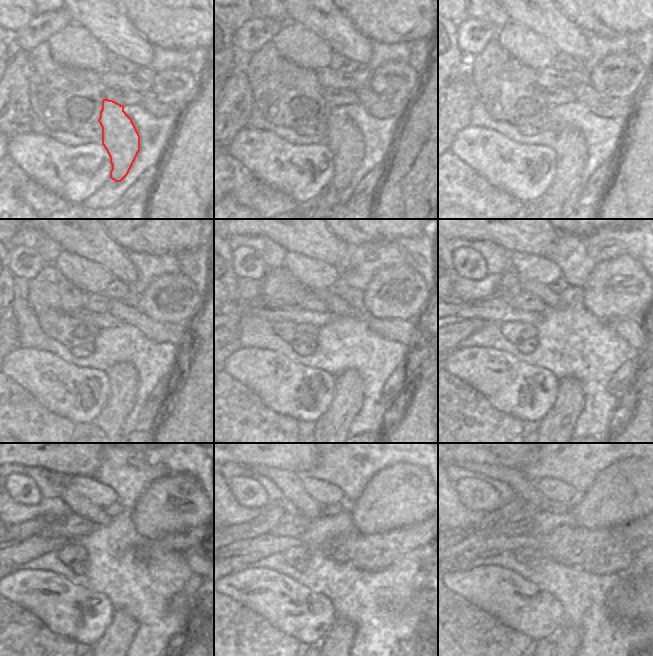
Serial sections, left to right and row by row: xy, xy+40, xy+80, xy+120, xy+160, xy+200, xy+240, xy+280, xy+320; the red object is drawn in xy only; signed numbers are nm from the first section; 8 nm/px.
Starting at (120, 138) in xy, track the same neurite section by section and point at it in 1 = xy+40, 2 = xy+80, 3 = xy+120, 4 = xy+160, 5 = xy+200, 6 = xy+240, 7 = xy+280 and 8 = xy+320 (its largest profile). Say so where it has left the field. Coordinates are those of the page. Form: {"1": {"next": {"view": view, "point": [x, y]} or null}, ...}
{"1": {"next": {"view": "xy+40", "point": [345, 141]}}, "2": {"next": {"view": "xy+80", "point": [570, 147]}}, "3": {"next": {"view": "xy+120", "point": [122, 377]}}, "4": {"next": {"view": "xy+160", "point": [349, 388]}}, "5": {"next": {"view": "xy+200", "point": [560, 421]}}, "6": {"next": {"view": "xy+240", "point": [113, 645]}}, "7": {"next": {"view": "xy+280", "point": [336, 645]}}, "8": {"next": {"view": "xy+320", "point": [566, 642]}}}

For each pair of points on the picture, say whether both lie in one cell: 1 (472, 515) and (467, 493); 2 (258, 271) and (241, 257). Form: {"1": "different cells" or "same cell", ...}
{"1": "different cells", "2": "same cell"}

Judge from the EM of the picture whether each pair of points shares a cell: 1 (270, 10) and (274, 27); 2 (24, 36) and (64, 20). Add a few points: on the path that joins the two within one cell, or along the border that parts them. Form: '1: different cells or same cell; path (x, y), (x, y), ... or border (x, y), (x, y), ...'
1: different cells; border (252, 17), (266, 17), (285, 22)
2: same cell; path (34, 34), (54, 21)

